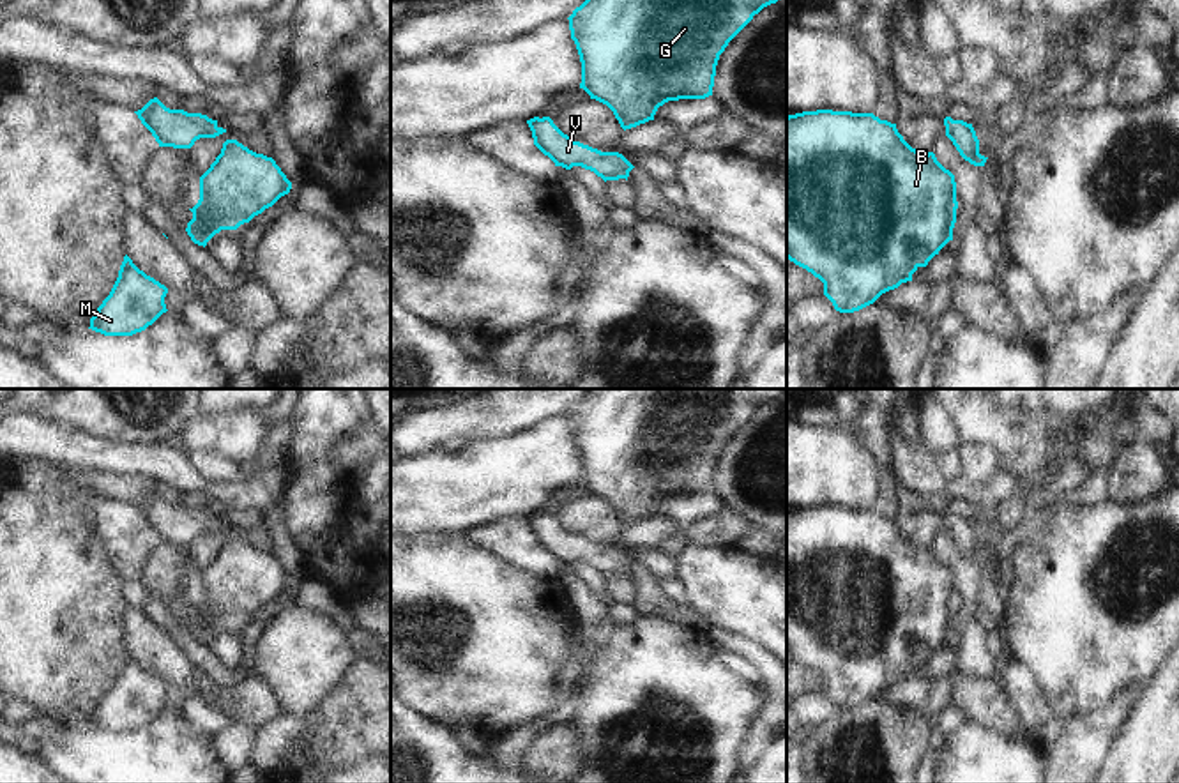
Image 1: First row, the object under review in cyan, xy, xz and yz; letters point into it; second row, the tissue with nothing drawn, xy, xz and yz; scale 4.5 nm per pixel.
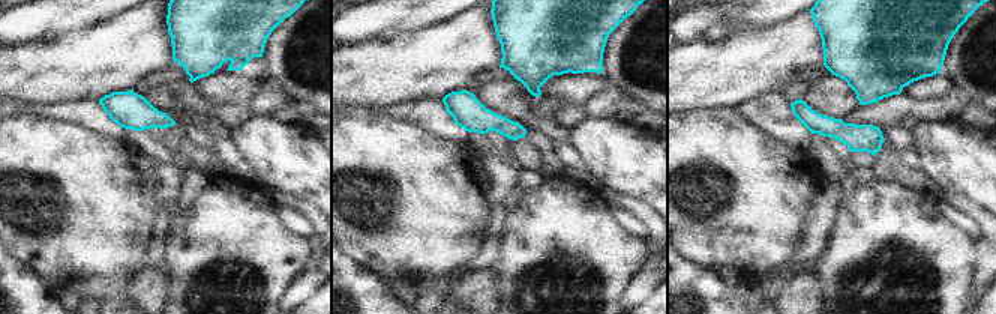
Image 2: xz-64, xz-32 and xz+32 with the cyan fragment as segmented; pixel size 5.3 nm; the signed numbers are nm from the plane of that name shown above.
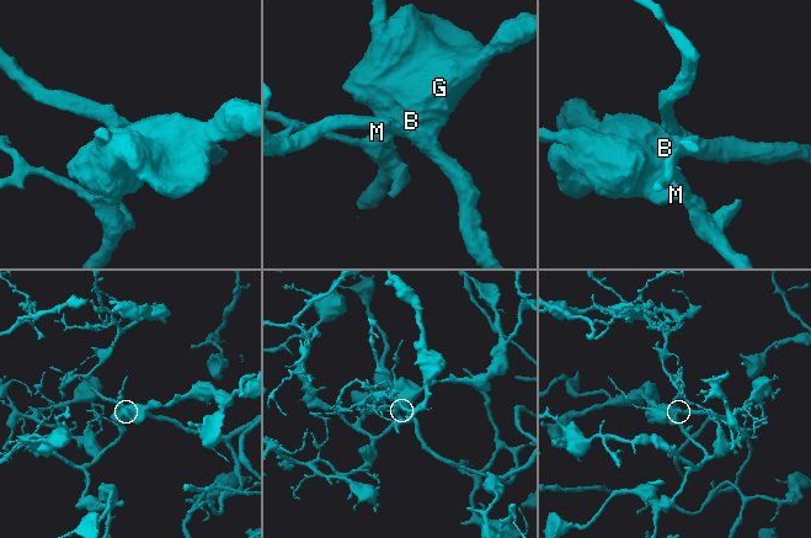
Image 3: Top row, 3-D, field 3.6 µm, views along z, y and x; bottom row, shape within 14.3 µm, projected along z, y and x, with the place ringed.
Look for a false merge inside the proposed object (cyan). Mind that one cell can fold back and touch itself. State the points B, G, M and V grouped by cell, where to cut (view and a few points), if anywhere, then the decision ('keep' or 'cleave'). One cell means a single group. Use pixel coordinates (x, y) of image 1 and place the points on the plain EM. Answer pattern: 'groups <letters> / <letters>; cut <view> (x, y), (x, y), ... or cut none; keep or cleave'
groups B G M V; cut none; keep

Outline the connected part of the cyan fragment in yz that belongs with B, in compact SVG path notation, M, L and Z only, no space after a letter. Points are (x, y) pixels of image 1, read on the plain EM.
M833 506L787 513L787 654L824 679L824 691L836 707L859 707L912 677L912 670L953 636L956 604L955 571L933 548L912 544L896 520L873 509Z

